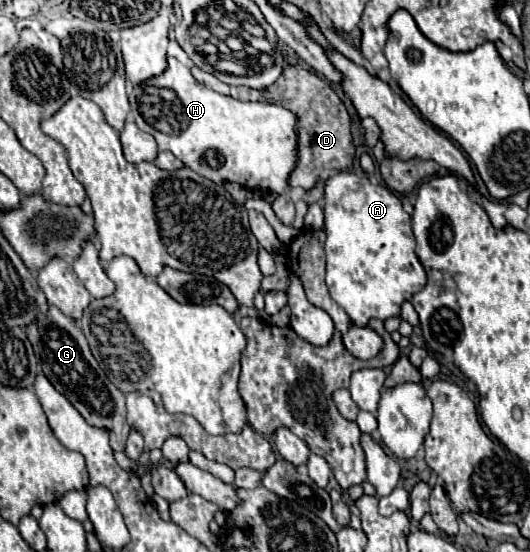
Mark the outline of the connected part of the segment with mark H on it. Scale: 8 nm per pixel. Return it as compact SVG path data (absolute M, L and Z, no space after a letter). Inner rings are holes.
M175 57L167 59L169 67L163 75L145 81L129 91L129 103L133 121L145 133L151 133L159 145L159 151L171 151L185 167L193 169L201 177L223 183L237 183L241 187L257 191L283 193L287 189L287 177L295 167L295 115L279 105L271 103L243 103L235 97L219 95L213 89L195 81L191 71Z

